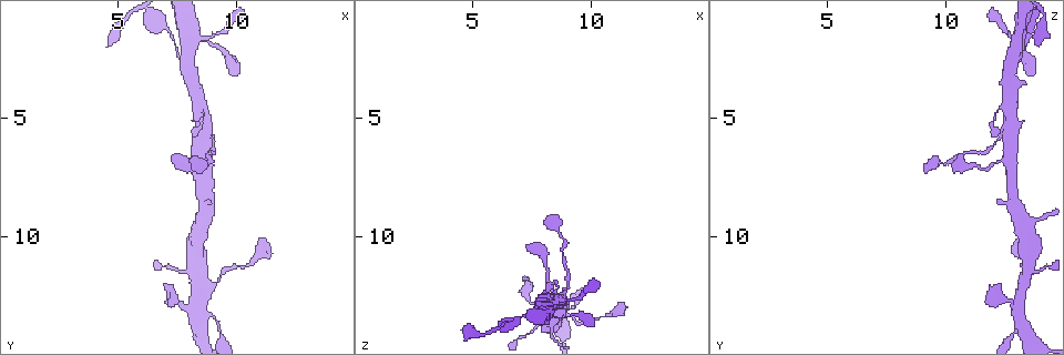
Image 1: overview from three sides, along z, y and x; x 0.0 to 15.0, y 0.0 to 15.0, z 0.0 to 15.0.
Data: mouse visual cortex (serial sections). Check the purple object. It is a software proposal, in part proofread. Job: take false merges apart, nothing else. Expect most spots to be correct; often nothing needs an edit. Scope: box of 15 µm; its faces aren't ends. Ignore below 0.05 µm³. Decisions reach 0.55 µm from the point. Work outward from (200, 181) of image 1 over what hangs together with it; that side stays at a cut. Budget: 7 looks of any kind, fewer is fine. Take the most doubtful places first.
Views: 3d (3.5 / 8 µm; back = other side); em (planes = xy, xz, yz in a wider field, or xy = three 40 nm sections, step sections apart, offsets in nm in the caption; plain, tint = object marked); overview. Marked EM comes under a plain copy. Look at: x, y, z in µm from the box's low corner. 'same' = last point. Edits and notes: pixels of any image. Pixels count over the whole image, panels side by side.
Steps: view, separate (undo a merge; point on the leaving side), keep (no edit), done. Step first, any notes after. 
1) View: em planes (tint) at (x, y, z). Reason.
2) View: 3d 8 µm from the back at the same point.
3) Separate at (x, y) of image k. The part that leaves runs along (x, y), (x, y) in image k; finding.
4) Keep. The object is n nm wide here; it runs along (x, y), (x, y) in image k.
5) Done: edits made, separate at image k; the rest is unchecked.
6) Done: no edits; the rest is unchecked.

View: 3d 3.5 µm at (8.4, 13.1, 13.0). Four or more arms meet.

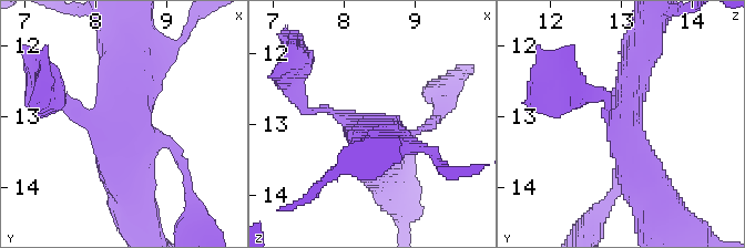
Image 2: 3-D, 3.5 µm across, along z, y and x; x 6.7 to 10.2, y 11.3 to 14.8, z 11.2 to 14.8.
View: em xy step 1 (tint) at (8.35, 13.00, 13.15). Need the tissue.

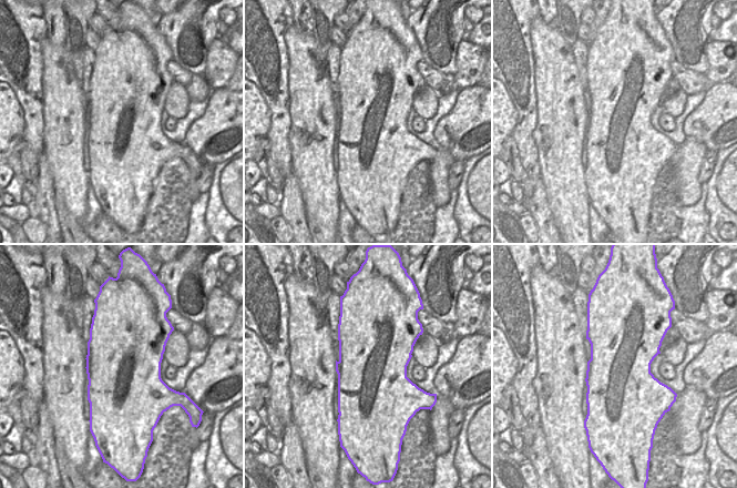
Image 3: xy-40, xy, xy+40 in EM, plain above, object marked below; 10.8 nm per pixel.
Keep. 4 arms meet here; the arms are 150, 150, 450, 600 nm wide; it runs along (125, 48), (119, 169), (129, 190) in image 2; continuous, no second cell.

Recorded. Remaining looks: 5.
View: 3d 3.5 µm from the back at (8.9, 5.7, 12.6). Side arm on a straight run.

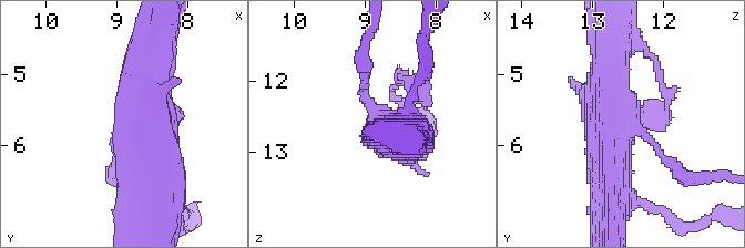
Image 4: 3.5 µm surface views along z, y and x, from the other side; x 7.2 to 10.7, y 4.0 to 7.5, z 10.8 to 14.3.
View: em xy step 5 (tint) at (8.80, 5.75, 12.55). Need the tissue.

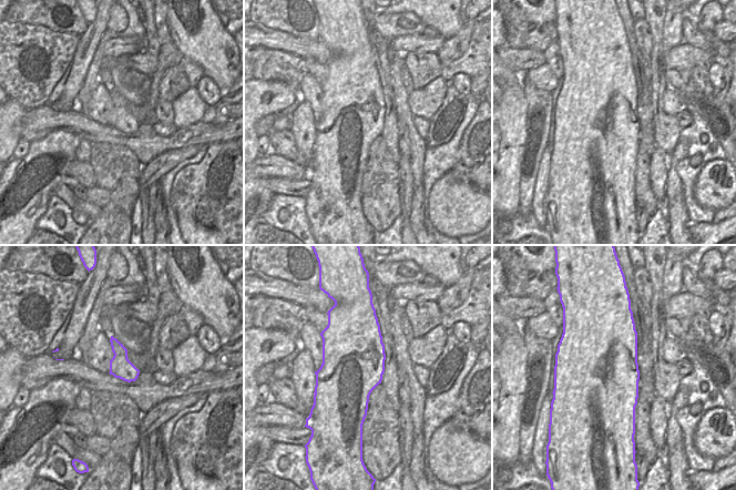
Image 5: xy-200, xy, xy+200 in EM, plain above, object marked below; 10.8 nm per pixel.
Keep. It runs along (161, 197), (148, 146), (151, 48) in image 4; one cell here.

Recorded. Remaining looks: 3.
View: 3d 8 µm at (7.9, 2.4, 12.9). Three-way junction.

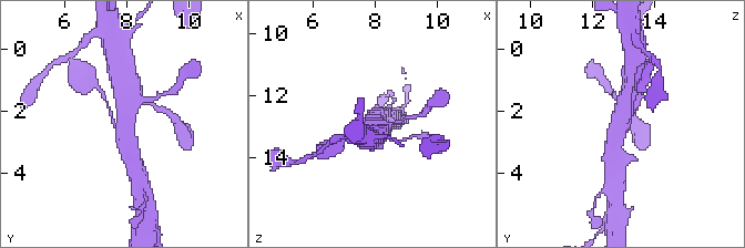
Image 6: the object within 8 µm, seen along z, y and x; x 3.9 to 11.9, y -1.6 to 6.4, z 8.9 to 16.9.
View: em xy step 1 (tint) at (7.9, 2.5, 13.0). 3 arms meet here; the arms are 150, 600, 600 nm wide; shape alone is not enough.

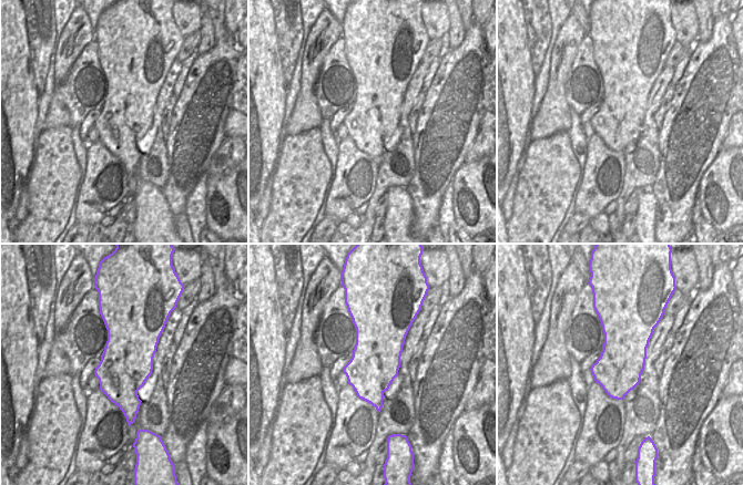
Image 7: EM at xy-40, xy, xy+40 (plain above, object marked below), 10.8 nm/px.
Keep. Continuous, no second cell.

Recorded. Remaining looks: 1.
Done: no edits; the rest is unchecked.

